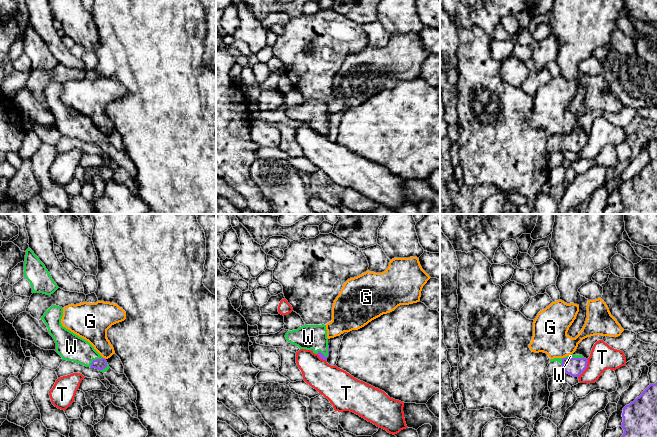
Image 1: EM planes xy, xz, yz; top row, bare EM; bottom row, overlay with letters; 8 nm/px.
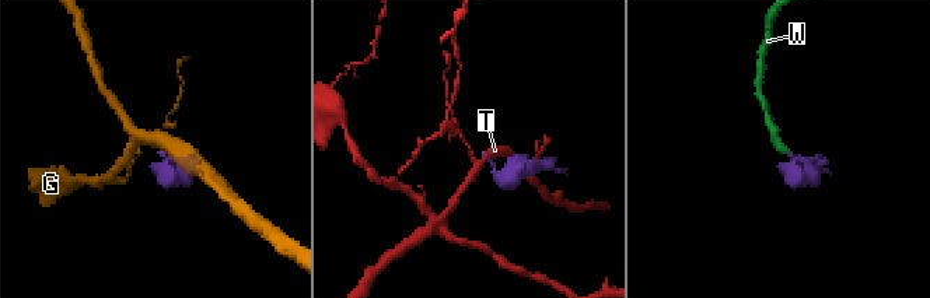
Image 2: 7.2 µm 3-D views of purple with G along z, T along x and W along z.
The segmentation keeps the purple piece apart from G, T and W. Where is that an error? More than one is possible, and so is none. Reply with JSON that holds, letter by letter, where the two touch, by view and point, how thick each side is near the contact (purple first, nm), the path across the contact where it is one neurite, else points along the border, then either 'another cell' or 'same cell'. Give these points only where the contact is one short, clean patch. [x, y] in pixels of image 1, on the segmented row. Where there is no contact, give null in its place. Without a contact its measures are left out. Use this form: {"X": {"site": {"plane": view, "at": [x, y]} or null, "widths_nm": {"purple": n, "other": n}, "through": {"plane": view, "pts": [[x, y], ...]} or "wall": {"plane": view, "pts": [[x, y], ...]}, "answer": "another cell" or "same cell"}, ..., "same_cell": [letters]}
{"G": {"site": {"plane": "xy", "at": [104, 358]}, "widths_nm": {"purple": 90, "other": 220}, "answer": "another cell"}, "T": {"site": {"plane": "yz", "at": [586, 367]}, "widths_nm": {"purple": 150, "other": 200}, "answer": "another cell"}, "W": {"site": {"plane": "xy", "at": [94, 360]}, "widths_nm": {"purple": 90, "other": 220}, "through": {"plane": "xy", "pts": [[100, 364], [94, 360], [71, 347]]}, "answer": "same cell"}, "same_cell": ["W"]}

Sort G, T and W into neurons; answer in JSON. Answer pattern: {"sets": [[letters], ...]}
{"sets": [["G"], ["T"], ["W"]]}

